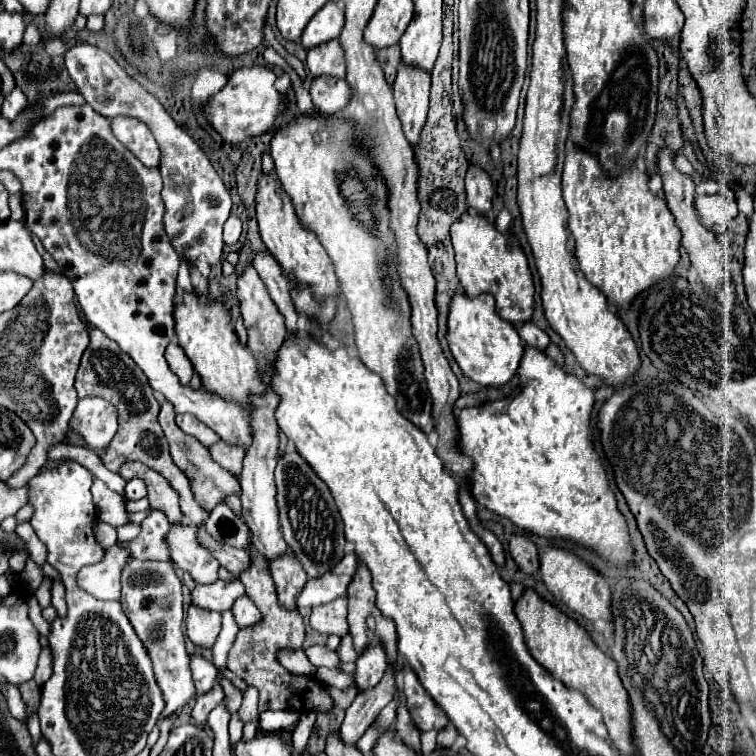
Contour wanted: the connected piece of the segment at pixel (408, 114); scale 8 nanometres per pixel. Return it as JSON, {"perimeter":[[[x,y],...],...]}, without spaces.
{"perimeter":[[[399,65],[397,79],[393,83],[397,117],[403,125],[403,133],[407,141],[415,147],[421,137],[421,129],[427,119],[427,105],[429,105],[429,87],[431,87],[431,73],[417,65]]]}

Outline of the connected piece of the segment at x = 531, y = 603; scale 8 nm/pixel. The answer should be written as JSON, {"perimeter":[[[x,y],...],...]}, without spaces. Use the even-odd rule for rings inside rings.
{"perimeter":[[[525,589],[523,595],[515,601],[515,613],[521,621],[529,653],[567,687],[585,693],[591,705],[603,713],[603,723],[607,725],[615,747],[621,753],[633,755],[631,707],[627,691],[617,675],[615,661],[591,641],[589,633],[575,619],[567,617],[555,605],[541,599],[533,589]]]}

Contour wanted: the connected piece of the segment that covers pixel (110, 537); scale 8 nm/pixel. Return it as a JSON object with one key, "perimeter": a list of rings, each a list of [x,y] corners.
{"perimeter":[[[95,519],[95,525],[93,525],[93,533],[95,533],[95,539],[97,543],[107,549],[111,545],[115,545],[115,529],[107,523],[103,523],[101,519]]]}

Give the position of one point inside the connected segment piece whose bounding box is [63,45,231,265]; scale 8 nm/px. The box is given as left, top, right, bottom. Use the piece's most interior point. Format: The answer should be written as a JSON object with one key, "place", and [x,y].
{"place":[197,203]}

